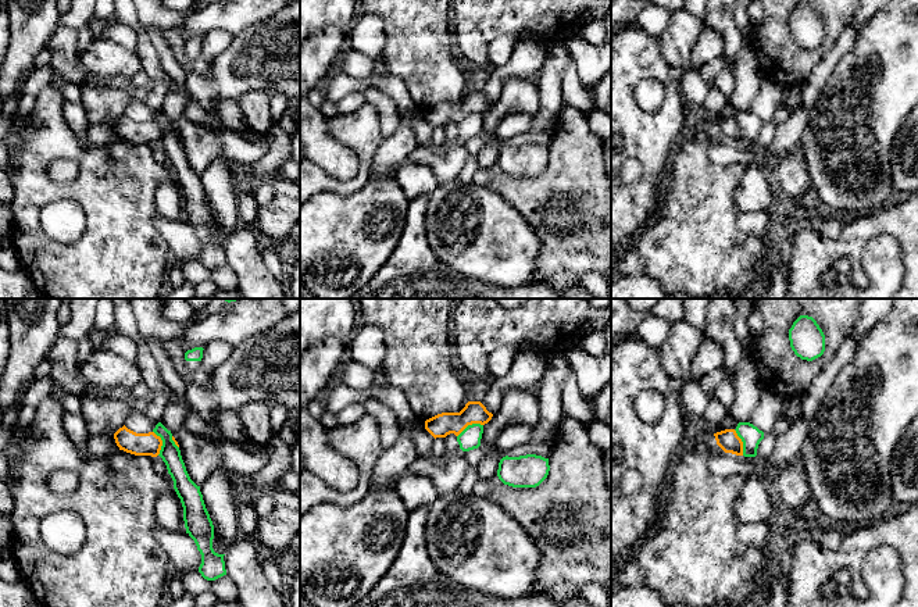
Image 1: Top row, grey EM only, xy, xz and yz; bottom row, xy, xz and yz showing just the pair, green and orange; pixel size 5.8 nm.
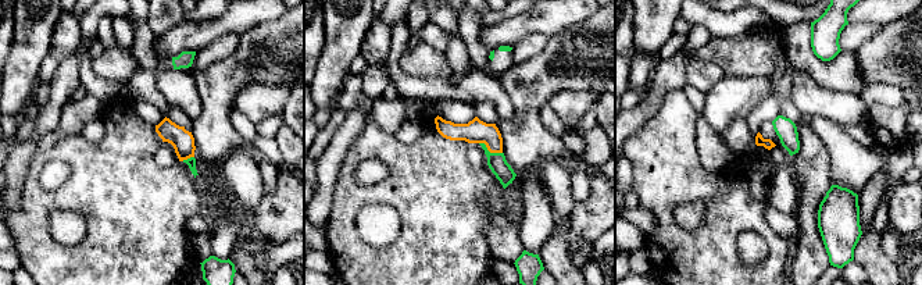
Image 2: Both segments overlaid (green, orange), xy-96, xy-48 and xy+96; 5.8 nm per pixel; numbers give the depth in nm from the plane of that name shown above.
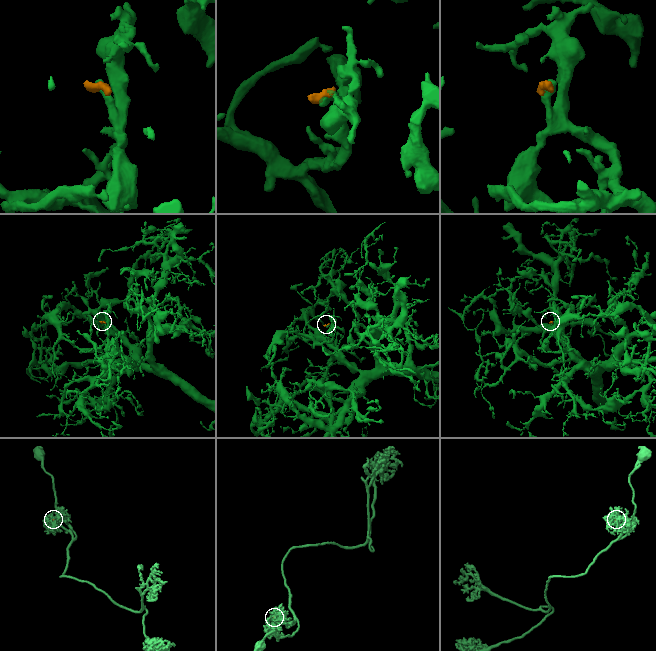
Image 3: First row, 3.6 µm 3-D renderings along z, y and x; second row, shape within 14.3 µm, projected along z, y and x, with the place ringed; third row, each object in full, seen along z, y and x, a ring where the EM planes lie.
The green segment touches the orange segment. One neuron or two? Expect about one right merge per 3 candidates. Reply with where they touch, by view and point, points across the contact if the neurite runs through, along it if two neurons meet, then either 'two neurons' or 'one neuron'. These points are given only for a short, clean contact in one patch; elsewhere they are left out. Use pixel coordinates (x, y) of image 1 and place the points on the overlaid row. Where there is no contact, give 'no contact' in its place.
meets green in xz at (470, 425); border along xz (482, 424), (470, 424), (457, 436); two neurons

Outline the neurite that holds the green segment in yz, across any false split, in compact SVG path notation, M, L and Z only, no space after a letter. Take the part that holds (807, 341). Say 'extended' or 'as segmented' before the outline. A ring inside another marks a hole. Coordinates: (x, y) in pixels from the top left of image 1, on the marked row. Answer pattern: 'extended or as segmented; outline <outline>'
as segmented; outline M800 315L789 329L790 347L801 360L812 361L825 351L825 335L817 321Z

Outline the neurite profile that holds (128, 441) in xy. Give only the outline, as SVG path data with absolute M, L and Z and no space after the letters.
M125 425L114 433L114 439L119 450L135 456L157 457L162 446L161 438L154 432L136 433Z

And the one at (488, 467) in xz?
M486 454L482 461L476 465L479 479L489 479L497 475L500 460L496 454Z

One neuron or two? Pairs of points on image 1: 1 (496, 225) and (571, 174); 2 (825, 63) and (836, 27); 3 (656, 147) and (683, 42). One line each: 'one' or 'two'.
1: two
2: two
3: two

